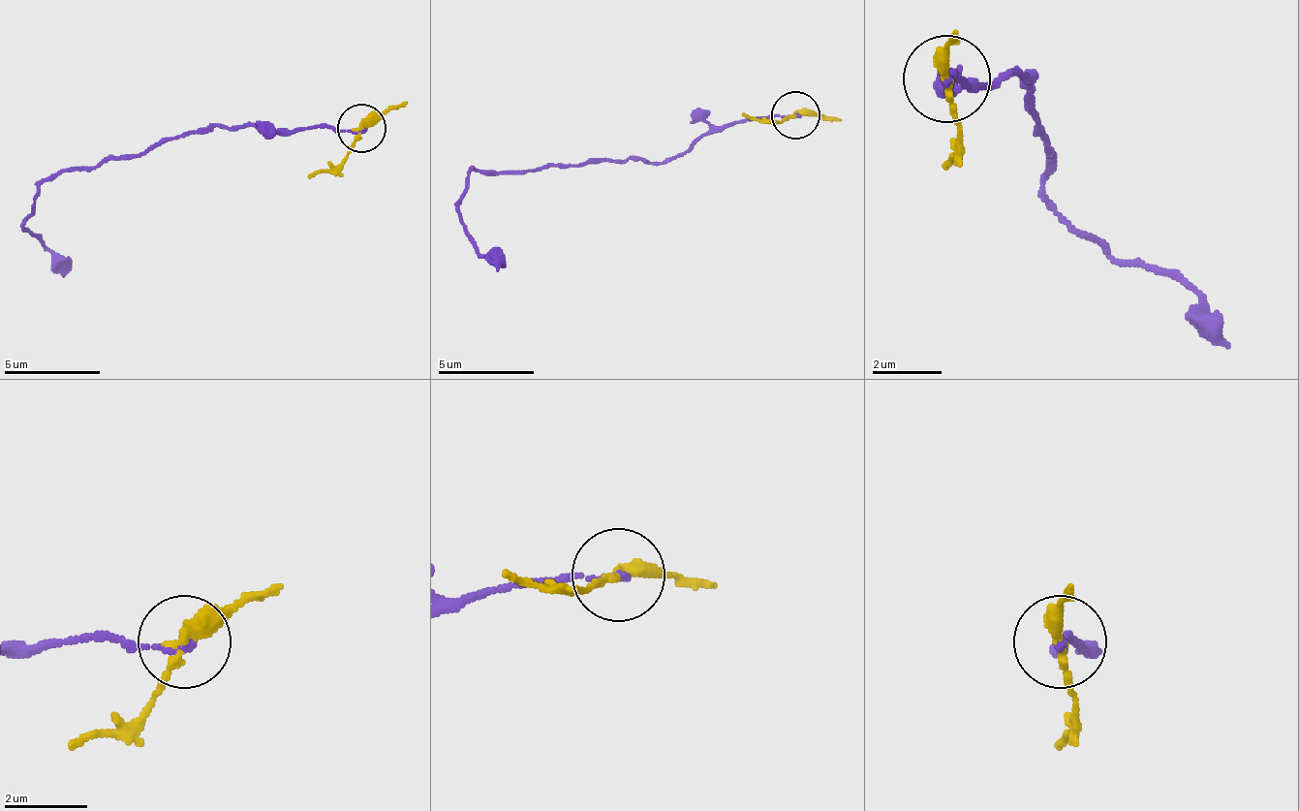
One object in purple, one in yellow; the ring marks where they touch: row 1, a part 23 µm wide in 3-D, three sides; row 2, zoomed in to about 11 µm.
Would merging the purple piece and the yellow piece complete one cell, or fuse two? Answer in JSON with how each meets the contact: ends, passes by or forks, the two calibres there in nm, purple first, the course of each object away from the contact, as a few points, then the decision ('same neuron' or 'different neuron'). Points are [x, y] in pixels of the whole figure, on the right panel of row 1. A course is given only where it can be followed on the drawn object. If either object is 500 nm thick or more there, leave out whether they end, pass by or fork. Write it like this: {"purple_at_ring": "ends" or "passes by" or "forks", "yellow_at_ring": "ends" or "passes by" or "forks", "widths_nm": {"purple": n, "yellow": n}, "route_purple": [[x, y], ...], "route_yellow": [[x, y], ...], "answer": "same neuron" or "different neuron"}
{"purple_at_ring": "ends", "yellow_at_ring": "passes by", "widths_nm": {"purple": 160, "yellow": 280}, "route_purple": [[944, 80], [971, 80], [1014, 72], [1032, 80], [1049, 150], [1040, 185], [1119, 264], [1145, 264], [1232, 351]], "route_yellow": [[944, 80], [962, 133], [944, 168]], "answer": "different neuron"}

